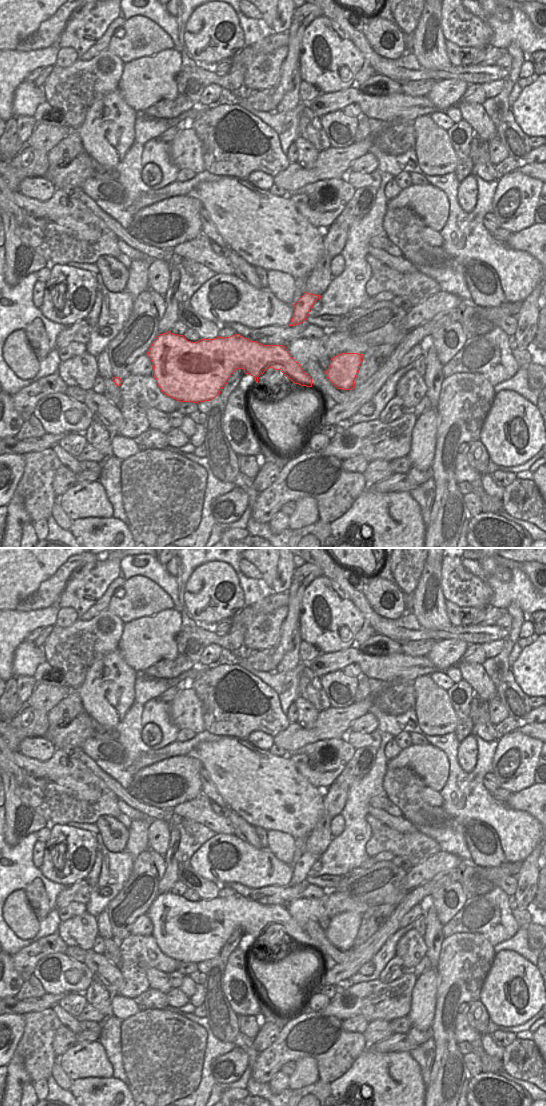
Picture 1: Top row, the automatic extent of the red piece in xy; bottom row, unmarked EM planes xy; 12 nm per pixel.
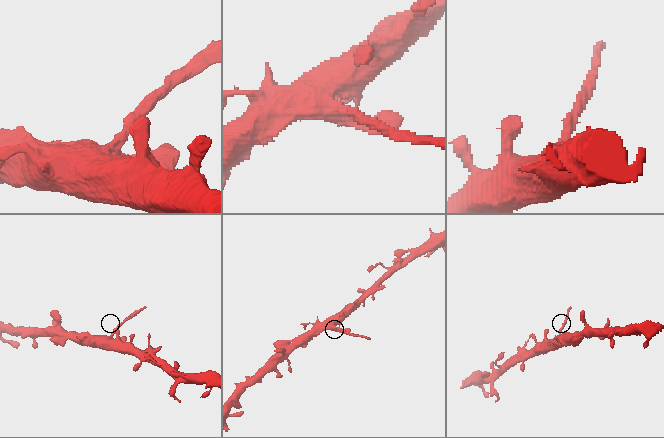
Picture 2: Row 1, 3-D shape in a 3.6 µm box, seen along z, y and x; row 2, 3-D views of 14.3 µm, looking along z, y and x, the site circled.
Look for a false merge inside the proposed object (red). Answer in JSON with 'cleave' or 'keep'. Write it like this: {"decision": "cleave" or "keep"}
{"decision": "cleave"}

